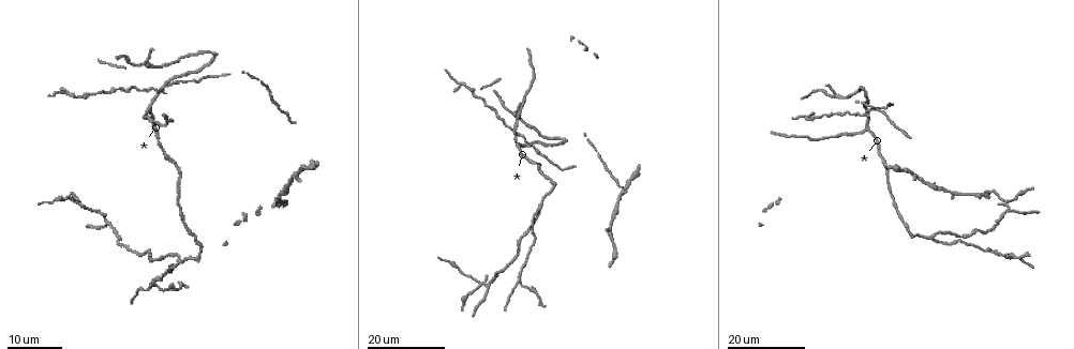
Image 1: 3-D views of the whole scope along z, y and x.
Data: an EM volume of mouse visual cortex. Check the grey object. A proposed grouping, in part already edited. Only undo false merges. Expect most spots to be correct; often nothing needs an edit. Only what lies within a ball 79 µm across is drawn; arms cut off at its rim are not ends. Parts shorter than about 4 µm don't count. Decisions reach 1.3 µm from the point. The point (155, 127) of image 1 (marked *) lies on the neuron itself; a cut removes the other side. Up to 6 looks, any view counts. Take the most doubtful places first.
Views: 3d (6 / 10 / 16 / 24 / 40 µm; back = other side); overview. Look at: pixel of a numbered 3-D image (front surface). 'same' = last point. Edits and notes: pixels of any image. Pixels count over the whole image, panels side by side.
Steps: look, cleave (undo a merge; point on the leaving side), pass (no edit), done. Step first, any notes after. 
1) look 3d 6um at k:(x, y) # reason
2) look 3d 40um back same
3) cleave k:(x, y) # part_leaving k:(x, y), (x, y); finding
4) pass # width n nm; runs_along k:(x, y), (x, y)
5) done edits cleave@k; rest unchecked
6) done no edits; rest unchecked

look 3d 16um at 1:(1005, 199)

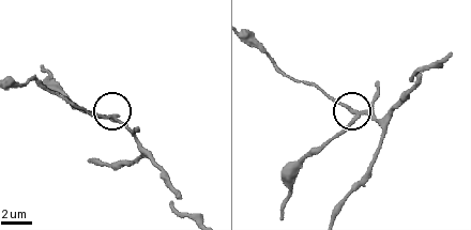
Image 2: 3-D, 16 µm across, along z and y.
look 3d 6um at 2:(117, 119)

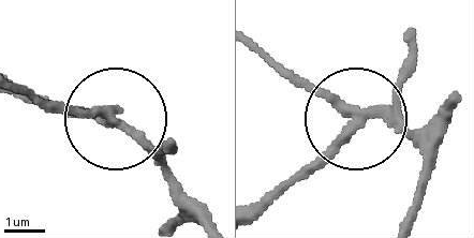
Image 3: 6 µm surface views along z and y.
pass # side_arm 10 um; runs_along 3:(447, 103), (414, 134), (355, 117), (256, 212); one neuron here

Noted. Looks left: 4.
look 3d 24um at 1:(162, 91) # four-way junction

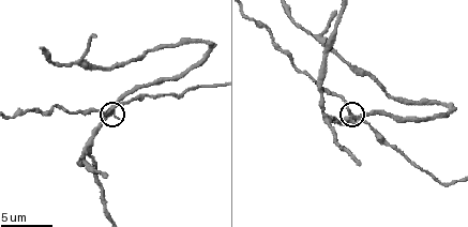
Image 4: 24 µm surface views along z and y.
look 3d 6um at 4:(349, 113) # zoom in

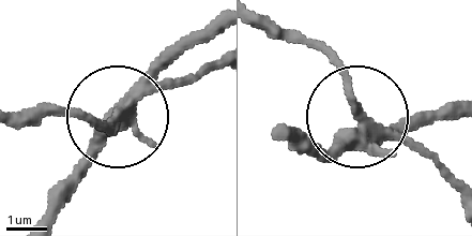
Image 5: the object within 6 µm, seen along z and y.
cleave 5:(110, 129) # side_arm 32 um; part_leaving 5:(138, 101), (104, 121), (15, 112); a second neuron is stuck on

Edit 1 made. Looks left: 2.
done edits cleave@5; rest unchecked

